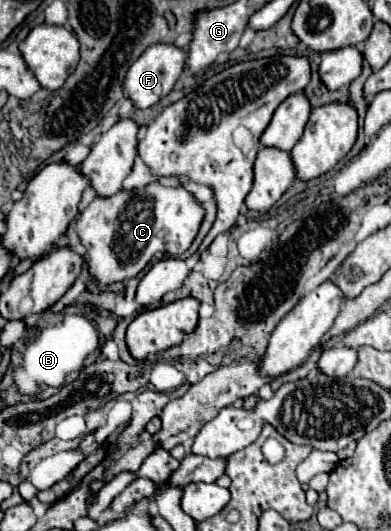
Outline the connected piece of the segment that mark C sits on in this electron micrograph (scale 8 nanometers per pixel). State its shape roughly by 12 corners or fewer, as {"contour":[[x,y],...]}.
{"contour":[[151,182],[95,198],[75,232],[89,274],[135,278],[181,256],[203,208]]}

